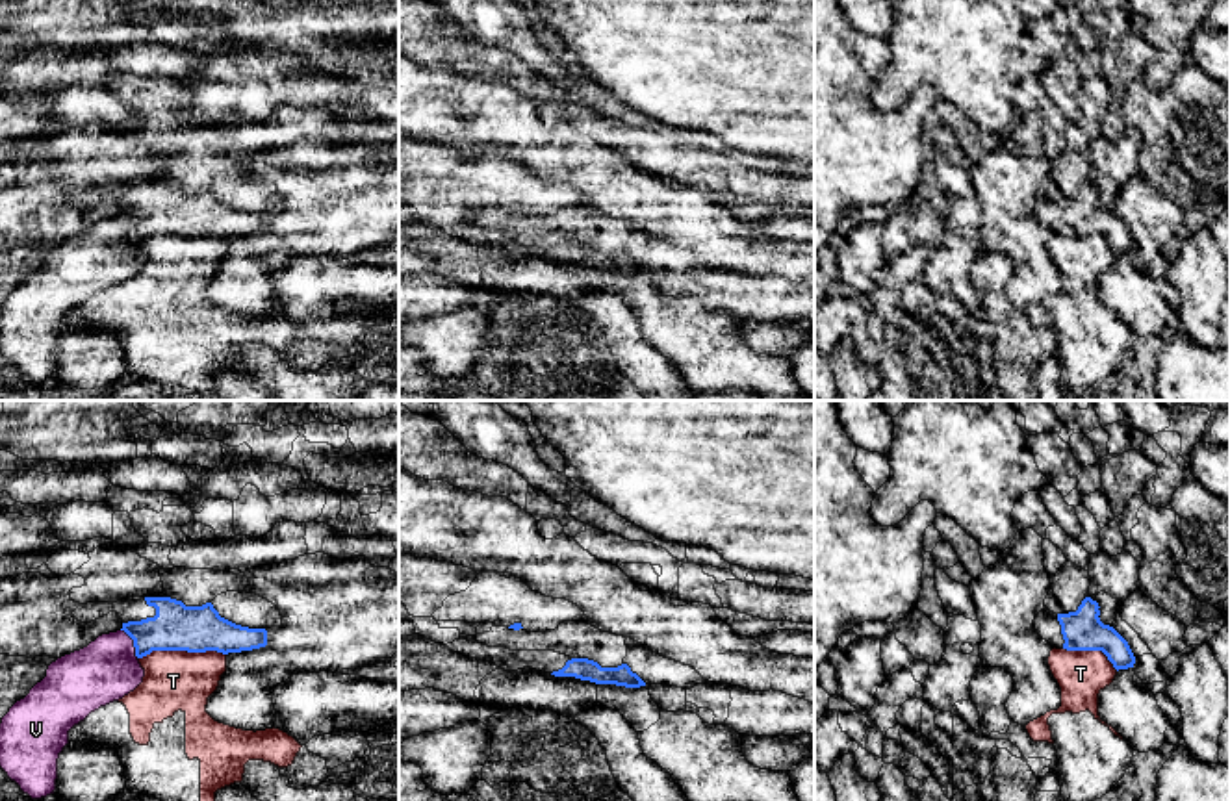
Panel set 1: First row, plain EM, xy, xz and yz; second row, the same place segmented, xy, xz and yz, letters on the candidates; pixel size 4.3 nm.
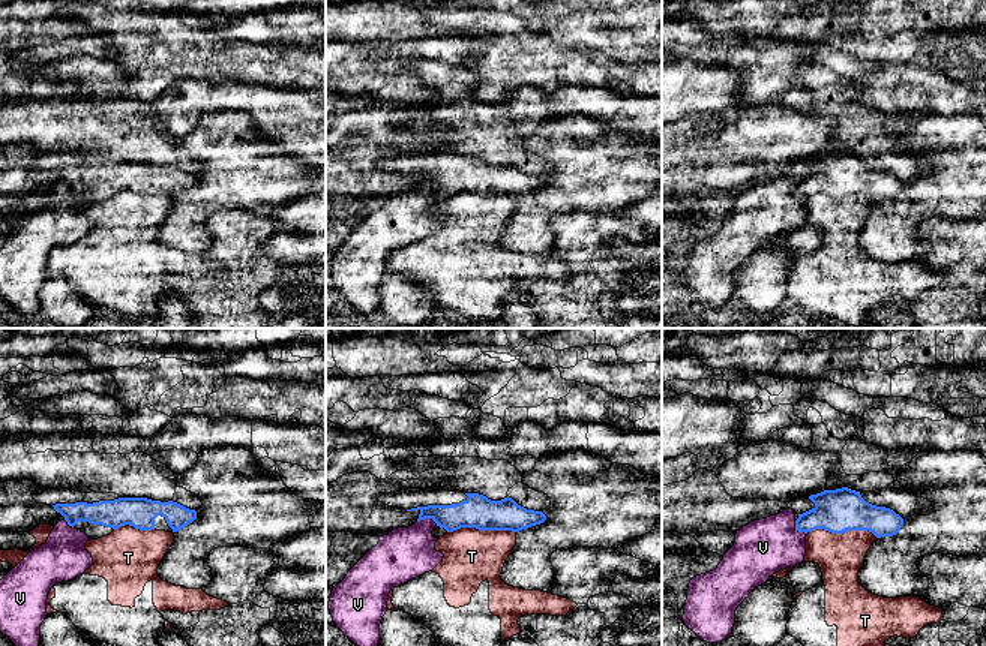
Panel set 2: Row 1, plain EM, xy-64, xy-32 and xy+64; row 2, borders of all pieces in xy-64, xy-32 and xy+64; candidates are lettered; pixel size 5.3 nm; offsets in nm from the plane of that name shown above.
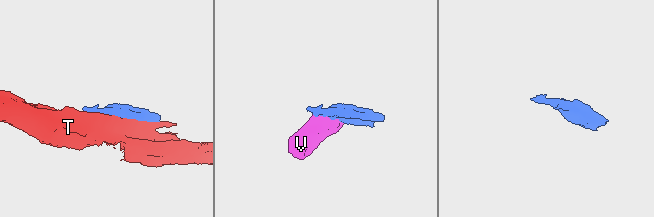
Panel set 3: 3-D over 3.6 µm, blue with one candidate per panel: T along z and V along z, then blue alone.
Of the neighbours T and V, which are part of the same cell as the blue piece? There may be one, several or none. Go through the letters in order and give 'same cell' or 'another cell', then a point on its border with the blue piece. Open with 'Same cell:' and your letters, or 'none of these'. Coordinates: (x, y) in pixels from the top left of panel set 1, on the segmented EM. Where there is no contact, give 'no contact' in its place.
Same cell: none of these
T: another cell; meets blue in xy at (180, 649)
V: another cell; meets blue in xy at (134, 644)

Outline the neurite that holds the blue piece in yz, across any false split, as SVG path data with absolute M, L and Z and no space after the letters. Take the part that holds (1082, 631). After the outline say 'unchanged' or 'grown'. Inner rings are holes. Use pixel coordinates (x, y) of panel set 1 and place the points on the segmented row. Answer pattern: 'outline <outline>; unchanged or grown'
outline M1085 597L1078 610L1069 614L1044 608L1035 616L1033 627L1056 649L1102 651L1117 671L1134 668L1135 656L1128 642L1100 621L1098 608L1091 597Z; grown

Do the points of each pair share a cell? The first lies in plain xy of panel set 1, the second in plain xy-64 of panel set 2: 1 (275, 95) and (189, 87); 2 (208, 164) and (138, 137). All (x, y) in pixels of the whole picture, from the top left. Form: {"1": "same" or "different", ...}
{"1": "different", "2": "same"}

